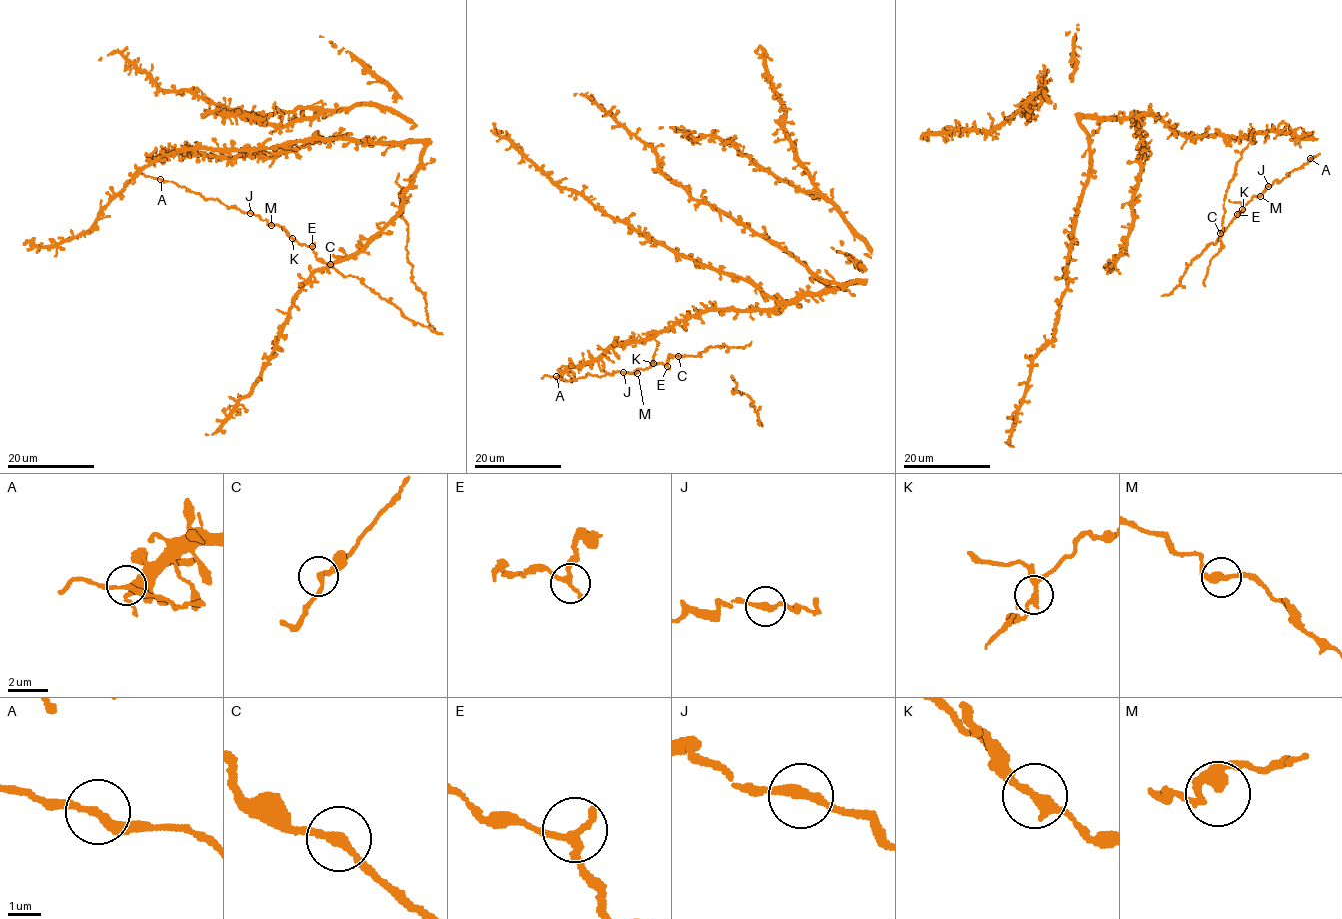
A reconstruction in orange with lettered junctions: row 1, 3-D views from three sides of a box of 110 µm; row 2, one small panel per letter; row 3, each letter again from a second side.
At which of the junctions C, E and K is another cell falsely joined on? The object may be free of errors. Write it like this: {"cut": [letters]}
{"cut": []}

